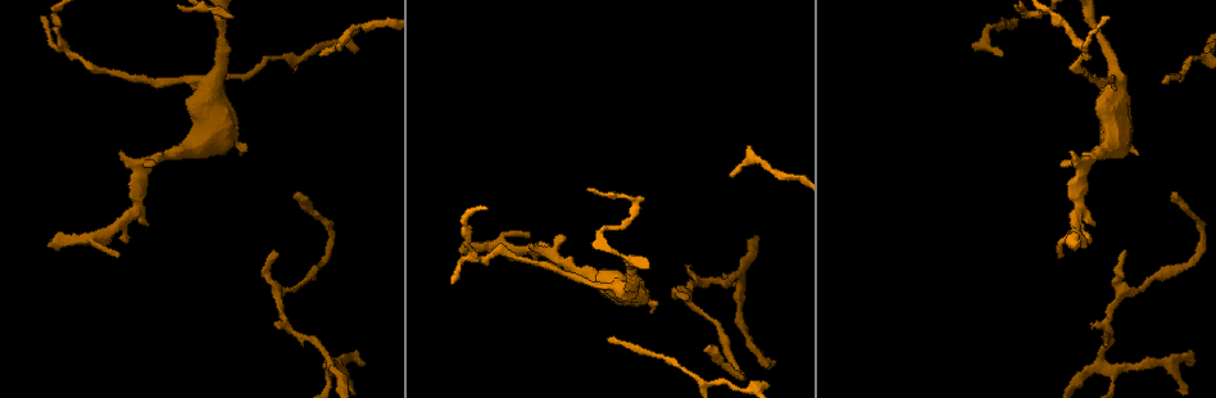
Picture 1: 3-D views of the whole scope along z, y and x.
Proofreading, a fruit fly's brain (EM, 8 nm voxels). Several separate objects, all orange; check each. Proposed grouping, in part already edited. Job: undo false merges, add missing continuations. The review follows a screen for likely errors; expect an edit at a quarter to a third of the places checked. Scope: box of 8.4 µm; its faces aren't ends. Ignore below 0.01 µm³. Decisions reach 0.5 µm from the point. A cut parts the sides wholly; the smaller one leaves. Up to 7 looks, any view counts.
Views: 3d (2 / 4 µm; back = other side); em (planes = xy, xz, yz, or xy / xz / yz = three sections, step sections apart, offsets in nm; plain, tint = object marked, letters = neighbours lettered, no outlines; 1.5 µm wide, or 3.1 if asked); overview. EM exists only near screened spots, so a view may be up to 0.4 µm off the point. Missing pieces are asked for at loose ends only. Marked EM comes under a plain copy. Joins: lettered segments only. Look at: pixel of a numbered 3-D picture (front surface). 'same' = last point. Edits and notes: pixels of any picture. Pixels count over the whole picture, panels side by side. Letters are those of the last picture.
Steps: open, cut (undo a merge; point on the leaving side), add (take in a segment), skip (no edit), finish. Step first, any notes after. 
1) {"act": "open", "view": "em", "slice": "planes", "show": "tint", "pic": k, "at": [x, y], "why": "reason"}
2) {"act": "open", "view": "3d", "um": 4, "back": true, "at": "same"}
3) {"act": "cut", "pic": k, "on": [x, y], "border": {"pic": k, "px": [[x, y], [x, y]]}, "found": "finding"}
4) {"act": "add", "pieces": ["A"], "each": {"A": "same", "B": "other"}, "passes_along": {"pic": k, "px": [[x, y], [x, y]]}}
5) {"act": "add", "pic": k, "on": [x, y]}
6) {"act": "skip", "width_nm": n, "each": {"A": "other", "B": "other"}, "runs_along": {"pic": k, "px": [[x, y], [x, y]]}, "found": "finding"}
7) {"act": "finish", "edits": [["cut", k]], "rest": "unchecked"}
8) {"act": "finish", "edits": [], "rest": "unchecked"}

{"act": "open", "view": "3d", "um": 2, "pic": 1, "at": [332, 236], "why": "abrupt turn"}

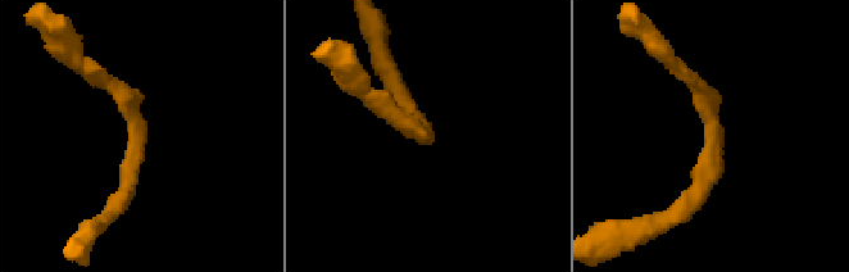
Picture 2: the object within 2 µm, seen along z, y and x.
{"act": "open", "view": "em", "slice": "planes", "show": "letters", "pic": 2, "at": [715, 140], "why": "need the tissue"}

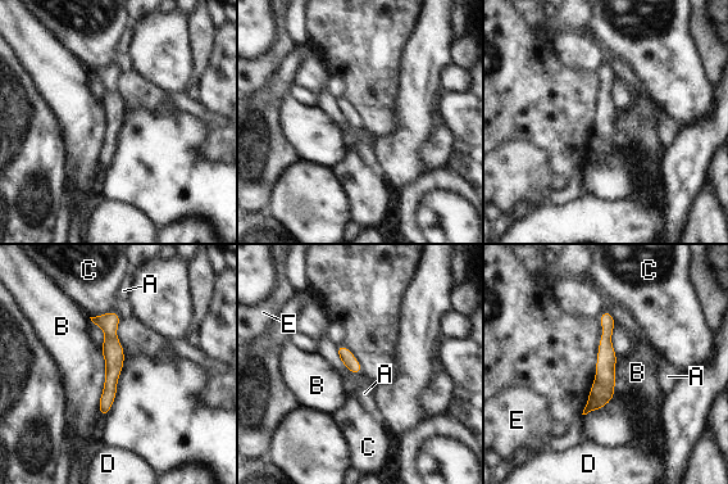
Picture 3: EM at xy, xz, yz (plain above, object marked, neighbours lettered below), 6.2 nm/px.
{"act": "skip", "width_nm": 130, "each": {"A": "other", "B": "other", "C": "other", "D": "other", "E": "other"}, "border": {"pic": 3, "px": [[101, 349], [105, 381], [98, 414]]}, "found": "continuous, no second neuron"}

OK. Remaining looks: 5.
{"act": "open", "view": "em", "slice": "xz", "step": 8, "show": "tint", "pic": 1, "at": [1121, 291], "why": "a fork"}

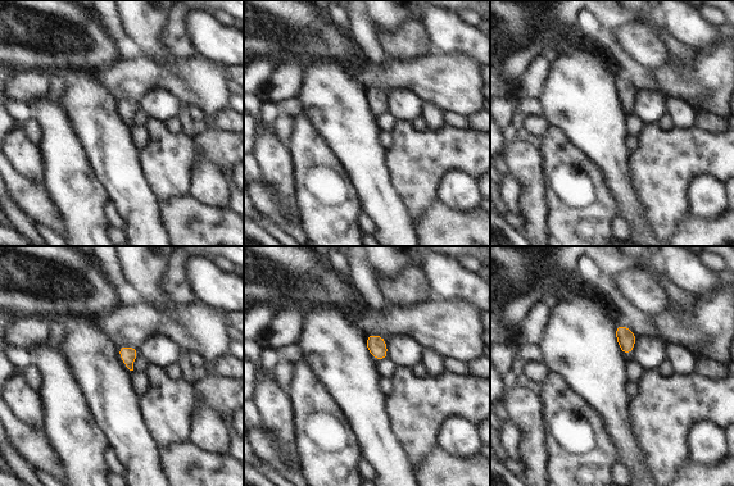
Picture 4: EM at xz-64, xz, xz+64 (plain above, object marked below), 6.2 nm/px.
{"act": "open", "view": "em", "slice": "planes", "show": "letters", "at": "same", "why": "another direction"}

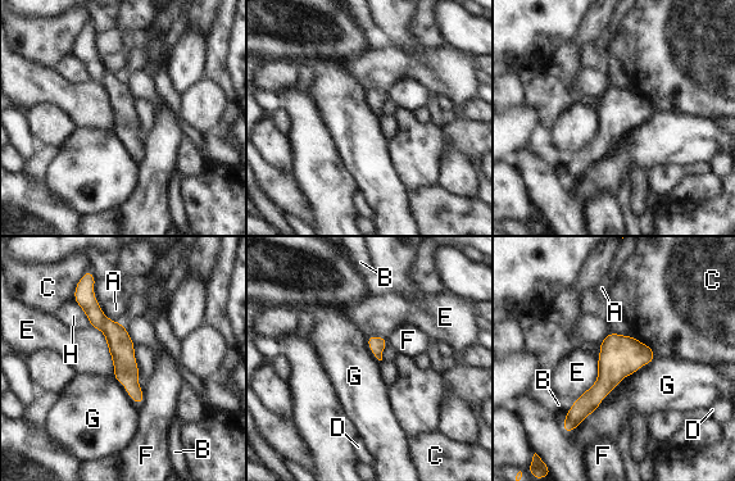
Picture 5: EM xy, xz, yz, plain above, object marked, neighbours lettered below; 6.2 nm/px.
{"act": "skip", "each": {"A": "other", "B": "other", "C": "other", "D": "other", "E": "other", "F": "other", "G": "other", "H": "other"}, "runs_along": {"pic": 5, "px": [[86, 294], [117, 336], [140, 400]]}, "found": "all the same neuron"}

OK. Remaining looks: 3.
{"act": "open", "view": "3d", "um": 4, "pic": 1, "at": [610, 285], "why": "three-way junction"}

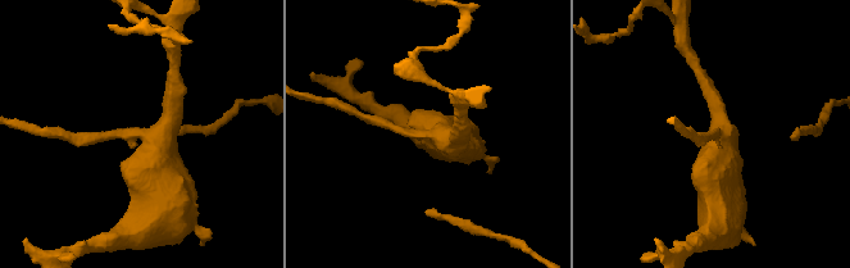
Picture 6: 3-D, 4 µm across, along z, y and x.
{"act": "open", "view": "em", "slice": "planes", "show": "tint", "pic": 6, "at": [716, 135]}

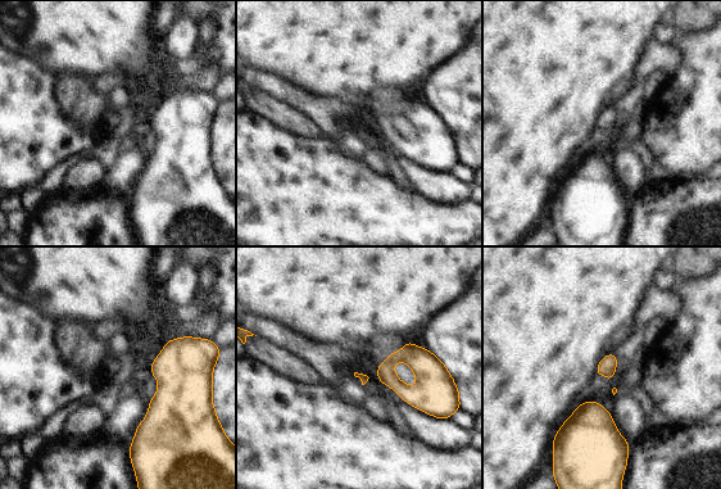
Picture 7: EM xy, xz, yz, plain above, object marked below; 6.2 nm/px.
{"act": "open", "view": "em", "slice": "planes", "show": "letters", "at": "same"}

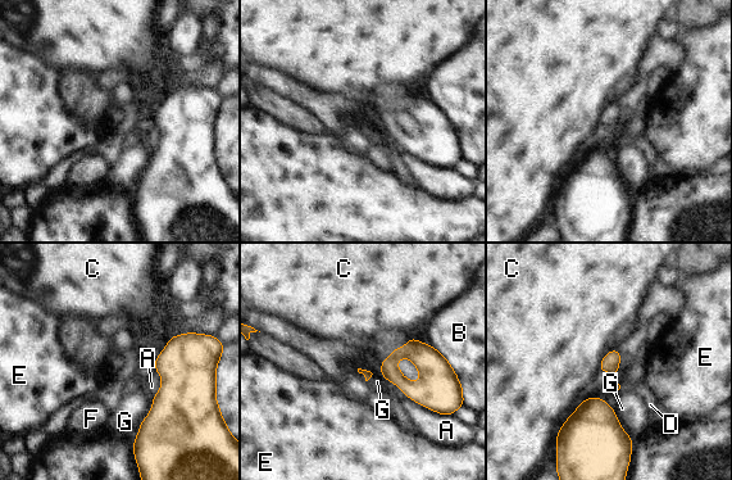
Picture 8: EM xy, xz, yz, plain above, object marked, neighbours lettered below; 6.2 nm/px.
{"act": "skip", "each": {"A": "other", "B": "other", "C": "other", "D": "other", "E": "other", "F": "other", "G": "other"}, "arms": 3, "border": {"pic": 8, "px": [[581, 402], [555, 437]]}, "found": "all the same neuron"}

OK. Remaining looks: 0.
{"act": "finish", "edits": [], "rest": "unchecked"}

